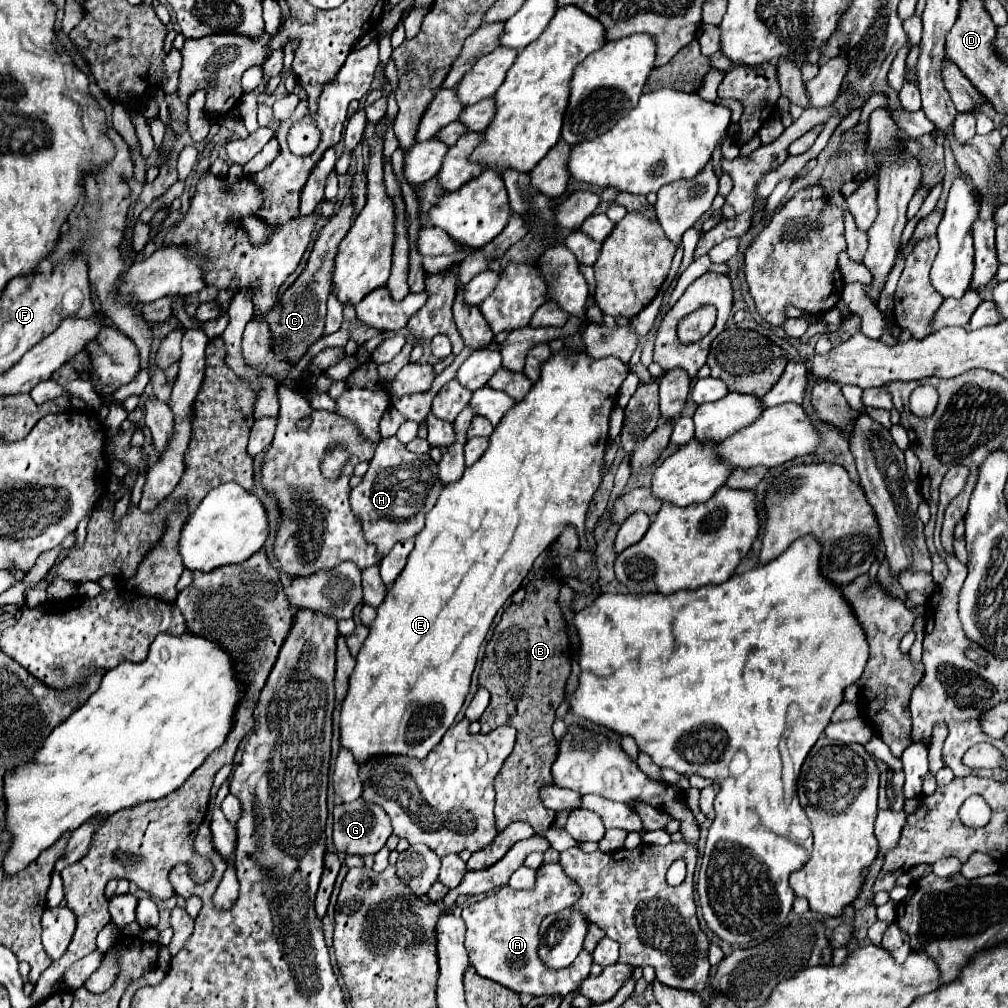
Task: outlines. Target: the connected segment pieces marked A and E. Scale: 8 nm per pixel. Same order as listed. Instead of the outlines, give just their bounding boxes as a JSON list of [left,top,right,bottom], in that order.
[[462,864,592,996],[340,346,628,764]]

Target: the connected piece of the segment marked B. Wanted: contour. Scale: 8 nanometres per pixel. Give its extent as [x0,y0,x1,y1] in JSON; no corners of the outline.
[480,576,570,834]

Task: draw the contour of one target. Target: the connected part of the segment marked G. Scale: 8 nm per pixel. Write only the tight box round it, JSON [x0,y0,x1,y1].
[334,798,392,856]

